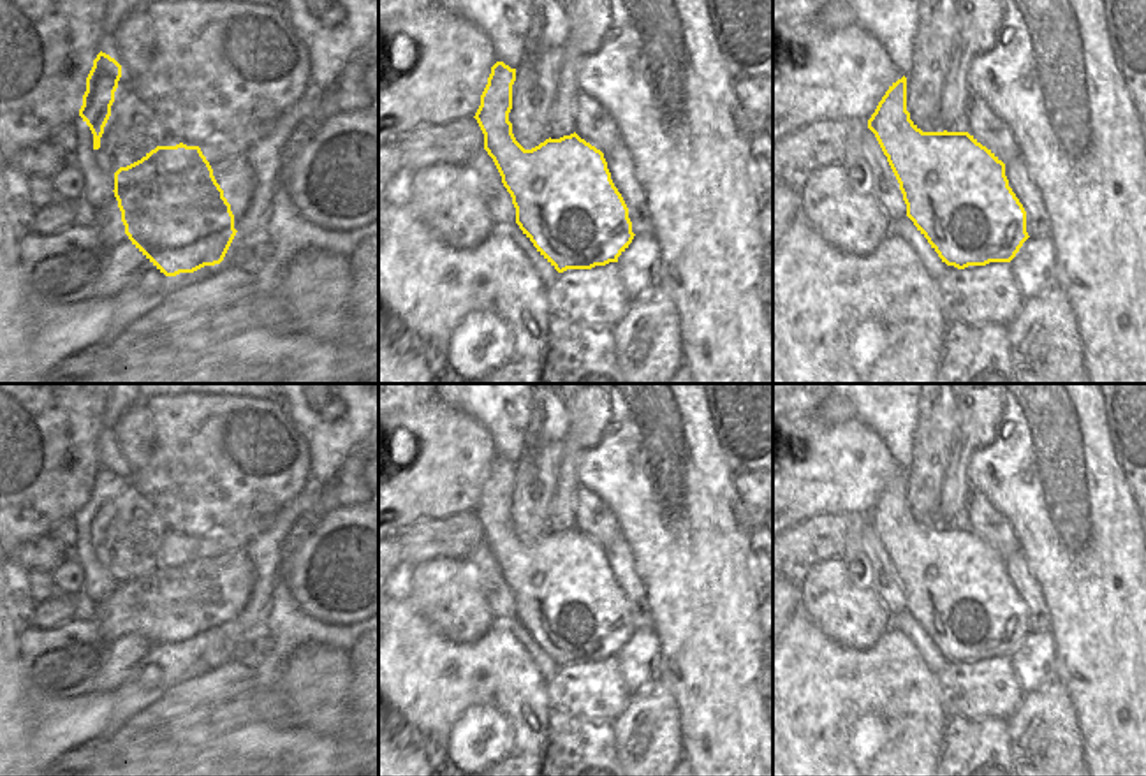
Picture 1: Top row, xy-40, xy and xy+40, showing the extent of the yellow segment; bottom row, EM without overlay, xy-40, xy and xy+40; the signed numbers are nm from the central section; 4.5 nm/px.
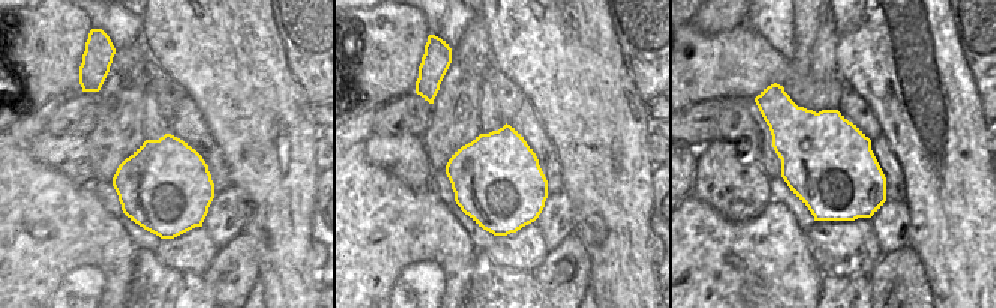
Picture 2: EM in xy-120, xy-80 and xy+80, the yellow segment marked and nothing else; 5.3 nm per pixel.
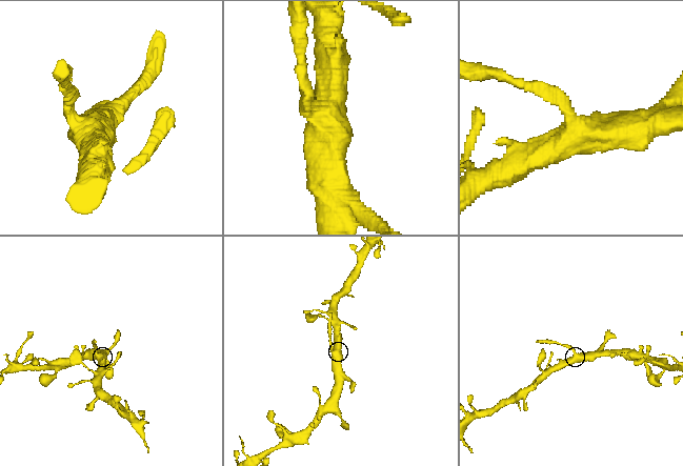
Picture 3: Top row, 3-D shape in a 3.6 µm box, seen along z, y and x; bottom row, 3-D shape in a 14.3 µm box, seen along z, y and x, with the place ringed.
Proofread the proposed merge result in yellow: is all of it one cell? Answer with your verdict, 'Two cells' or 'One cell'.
Two cells.

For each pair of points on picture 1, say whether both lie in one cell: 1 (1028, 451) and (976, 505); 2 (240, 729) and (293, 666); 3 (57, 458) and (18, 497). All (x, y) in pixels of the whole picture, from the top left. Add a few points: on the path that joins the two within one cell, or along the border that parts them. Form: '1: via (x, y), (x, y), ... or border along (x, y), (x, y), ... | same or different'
1: border along (974, 490), (1011, 527) | different
2: border along (264, 674), (271, 680), (282, 701), (284, 727) | different
3: via (46, 468), (29, 488) | same

